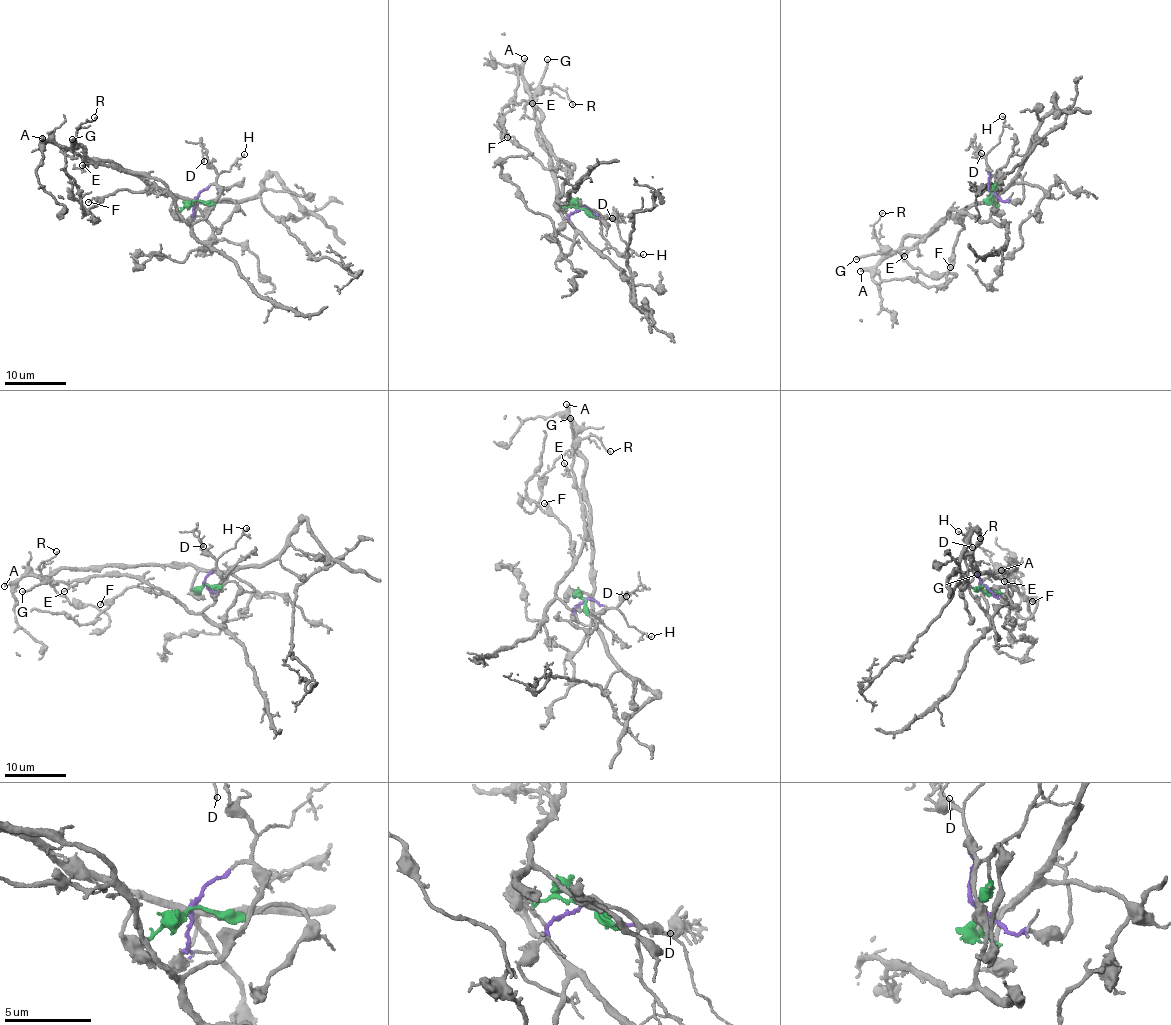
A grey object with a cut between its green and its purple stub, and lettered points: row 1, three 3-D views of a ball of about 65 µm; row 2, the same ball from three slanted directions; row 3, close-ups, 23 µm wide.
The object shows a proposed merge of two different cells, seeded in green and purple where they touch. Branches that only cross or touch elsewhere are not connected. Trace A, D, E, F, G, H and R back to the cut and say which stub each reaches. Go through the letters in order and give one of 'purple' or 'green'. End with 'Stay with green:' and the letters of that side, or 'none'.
A: green
D: purple
E: purple
F: purple
G: purple
H: purple
R: purple
Stay with green: A

